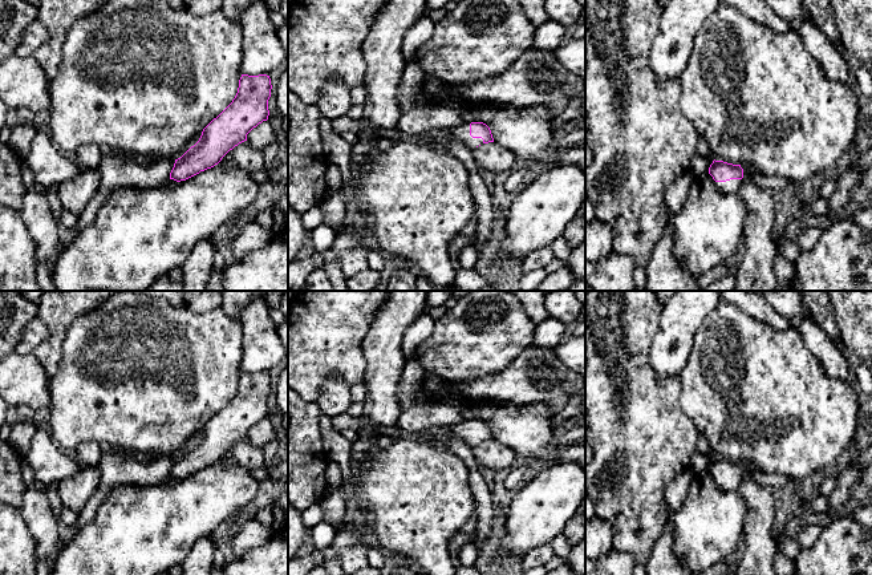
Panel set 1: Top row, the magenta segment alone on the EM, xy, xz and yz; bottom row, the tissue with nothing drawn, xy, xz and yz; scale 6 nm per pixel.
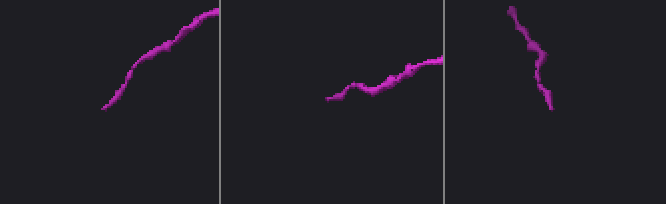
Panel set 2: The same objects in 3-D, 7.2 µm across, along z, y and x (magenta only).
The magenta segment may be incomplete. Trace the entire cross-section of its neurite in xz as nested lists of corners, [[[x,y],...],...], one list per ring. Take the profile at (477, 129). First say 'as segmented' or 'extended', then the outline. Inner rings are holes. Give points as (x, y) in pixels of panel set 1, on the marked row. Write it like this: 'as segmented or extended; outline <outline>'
extended; outline [[[483,122],[461,123],[459,126],[446,129],[431,129],[421,135],[421,141],[445,149],[451,141],[458,139],[469,149],[494,142],[490,127]]]

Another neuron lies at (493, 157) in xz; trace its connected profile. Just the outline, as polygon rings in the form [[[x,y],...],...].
[[[496,142],[483,143],[475,147],[472,155],[478,166],[492,171],[494,174],[511,170],[518,159],[511,150],[498,145]]]

